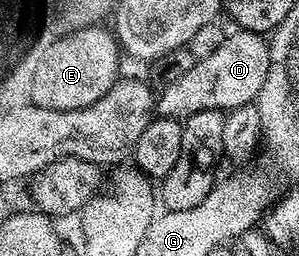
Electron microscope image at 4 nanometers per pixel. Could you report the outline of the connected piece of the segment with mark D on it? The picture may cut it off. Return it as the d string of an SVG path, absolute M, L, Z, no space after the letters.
M234 30L210 56L198 59L190 72L166 84L156 96L155 111L160 118L184 121L203 111L230 111L252 104L267 79L270 68L268 40L259 33Z

